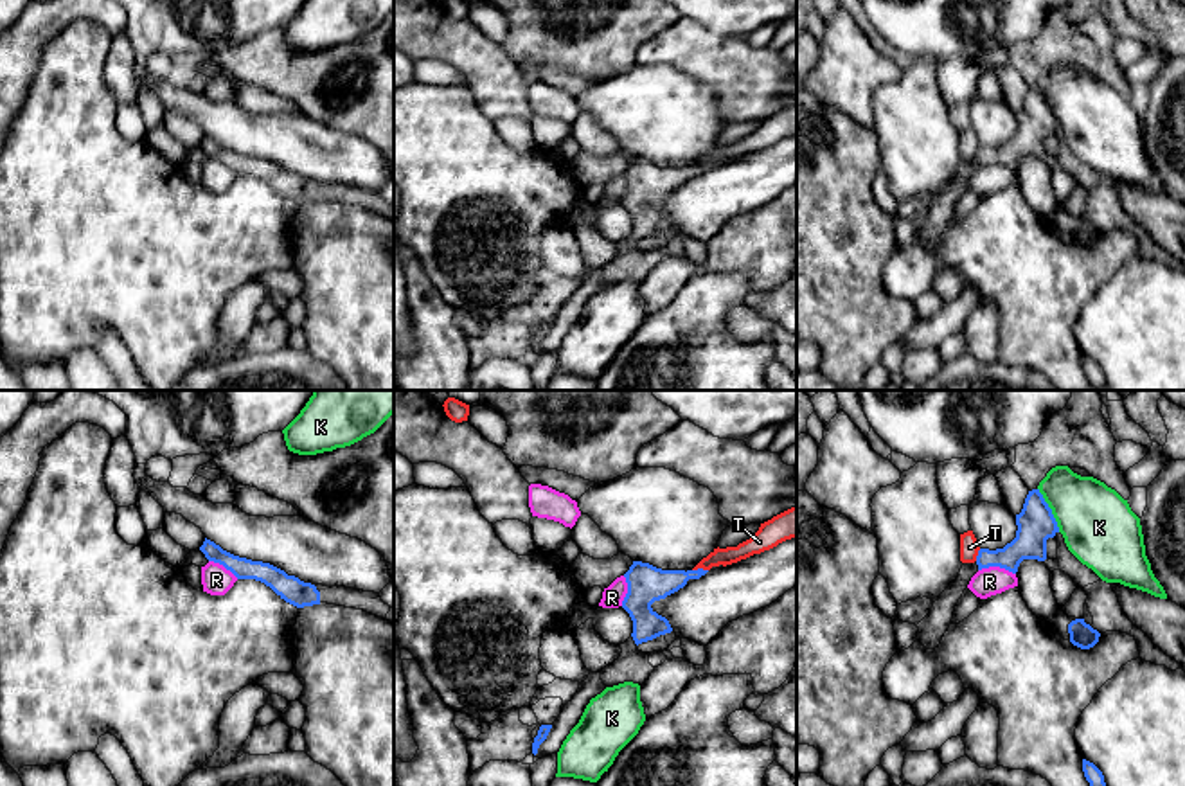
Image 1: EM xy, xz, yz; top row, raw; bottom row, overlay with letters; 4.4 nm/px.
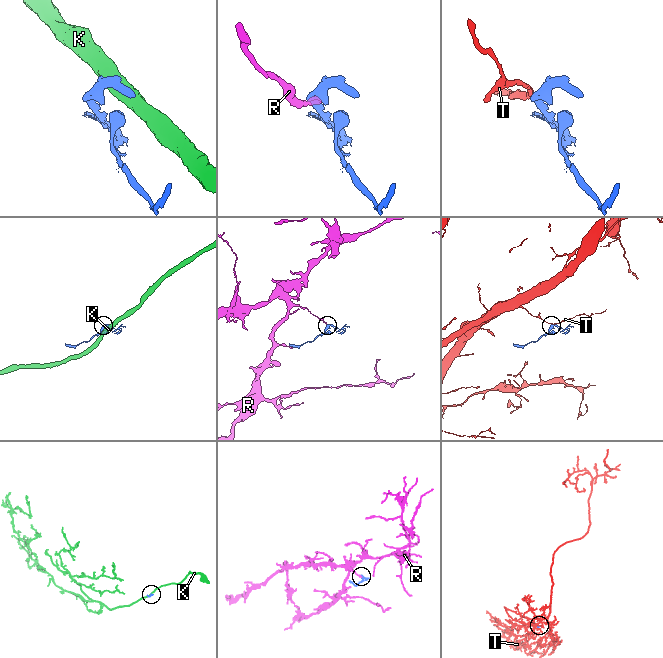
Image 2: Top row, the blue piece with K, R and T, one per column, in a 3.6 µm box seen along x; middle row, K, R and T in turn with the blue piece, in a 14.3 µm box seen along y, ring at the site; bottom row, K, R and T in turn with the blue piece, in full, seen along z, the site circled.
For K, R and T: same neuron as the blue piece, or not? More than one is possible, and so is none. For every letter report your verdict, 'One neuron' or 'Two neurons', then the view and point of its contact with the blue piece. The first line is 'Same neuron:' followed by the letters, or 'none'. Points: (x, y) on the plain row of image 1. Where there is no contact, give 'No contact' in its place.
Same neuron: T
K: Two neurons. Touches blue at yz (1051, 107)
R: Two neurons. Touches blue at yz (997, 162)
T: One neuron. Touches blue at xz (700, 166)

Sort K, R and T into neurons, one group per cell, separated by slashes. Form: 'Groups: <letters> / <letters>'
Groups: K / R / T

